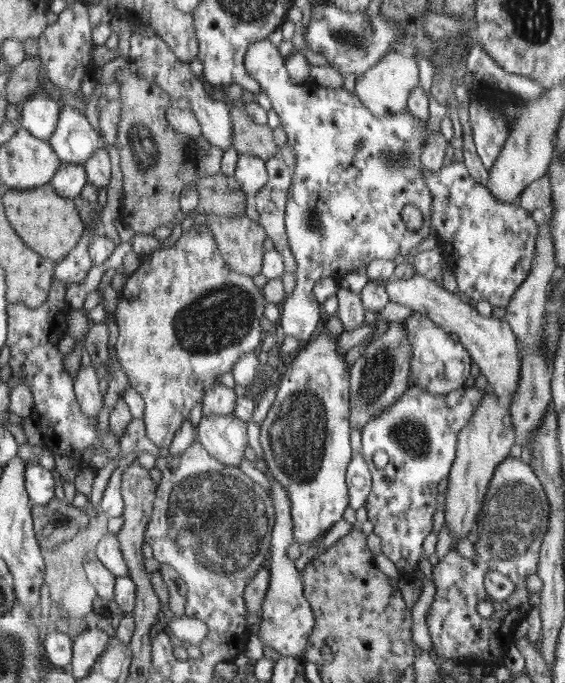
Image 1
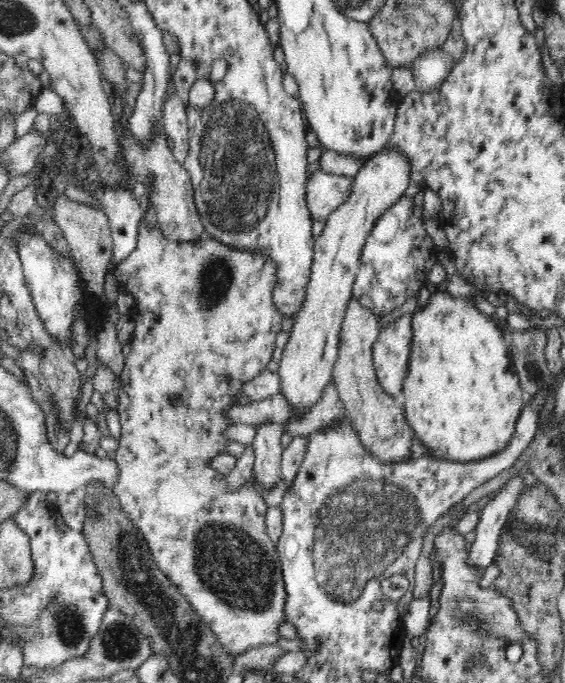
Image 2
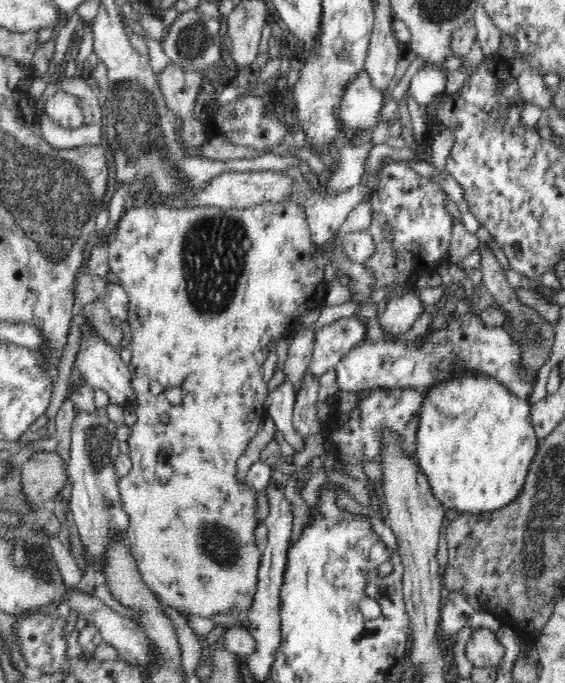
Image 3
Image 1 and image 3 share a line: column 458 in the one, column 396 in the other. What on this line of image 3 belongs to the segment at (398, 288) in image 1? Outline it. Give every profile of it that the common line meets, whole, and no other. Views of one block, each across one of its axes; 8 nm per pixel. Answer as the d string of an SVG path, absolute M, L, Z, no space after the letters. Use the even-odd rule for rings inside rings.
M395 293L386 302L384 313L378 319L378 323L384 332L391 333L393 337L406 334L422 316L425 306L418 294Z

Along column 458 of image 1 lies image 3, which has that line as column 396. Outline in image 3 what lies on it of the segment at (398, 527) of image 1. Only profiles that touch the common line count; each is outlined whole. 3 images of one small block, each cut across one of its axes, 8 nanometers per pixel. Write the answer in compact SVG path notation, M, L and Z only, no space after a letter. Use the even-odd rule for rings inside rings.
M414 389L388 390L388 392L374 392L362 402L352 414L350 420L336 428L330 436L330 442L342 460L352 464L362 464L362 460L378 462L380 460L380 442L376 432L380 428L390 428L382 432L396 433L396 444L400 452L406 457L414 458L416 452L416 431L419 429L419 418L422 413L424 394Z

